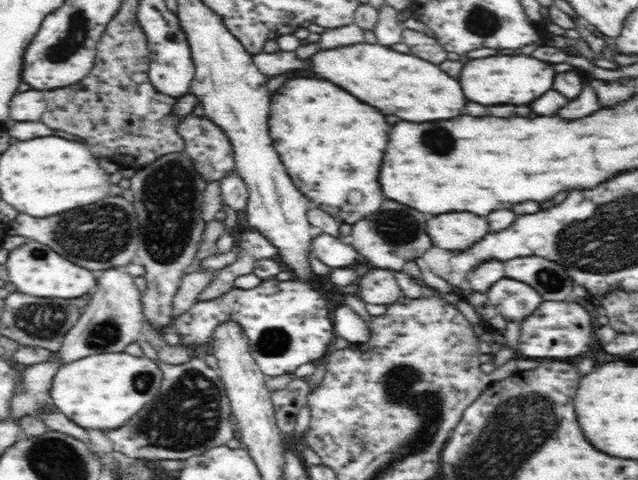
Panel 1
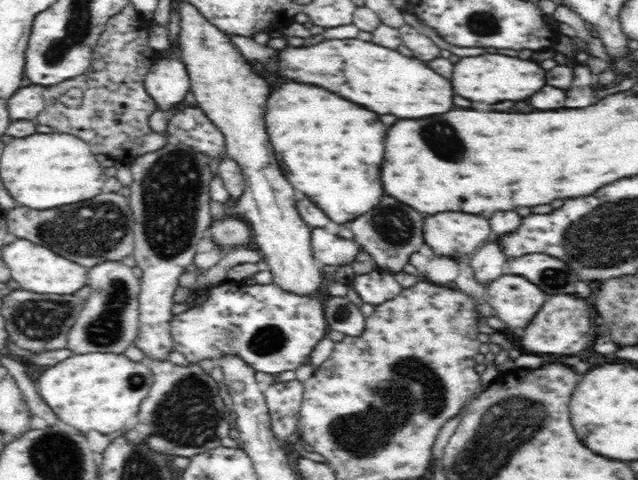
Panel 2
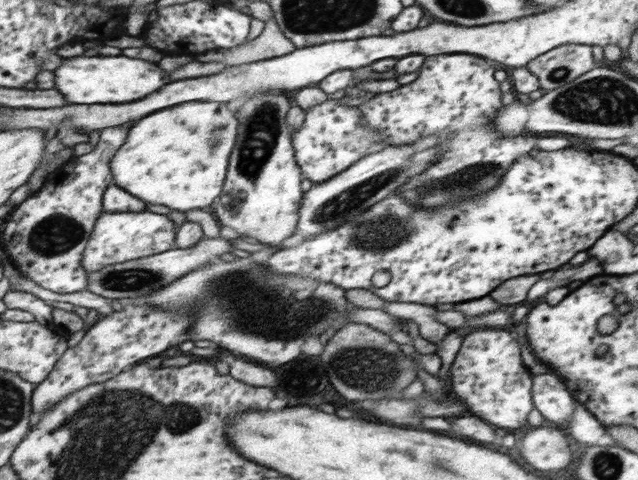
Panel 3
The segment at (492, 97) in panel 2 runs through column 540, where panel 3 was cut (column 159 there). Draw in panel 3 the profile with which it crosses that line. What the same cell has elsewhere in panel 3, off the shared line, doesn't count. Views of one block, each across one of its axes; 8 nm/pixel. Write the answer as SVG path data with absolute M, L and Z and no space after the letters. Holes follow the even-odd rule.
M78 56L78 58L68 58L58 70L56 70L56 84L58 84L58 90L62 92L62 94L66 94L66 98L70 100L73 104L79 105L100 105L100 104L122 104L122 102L136 102L136 100L142 100L142 98L146 98L146 96L150 96L150 94L154 94L154 92L158 92L160 88L164 88L164 84L170 84L172 80L168 78L168 72L166 72L166 78L164 78L164 70L158 66L158 64L154 64L154 62L146 62L146 60L140 60L140 58L128 58L128 56Z

